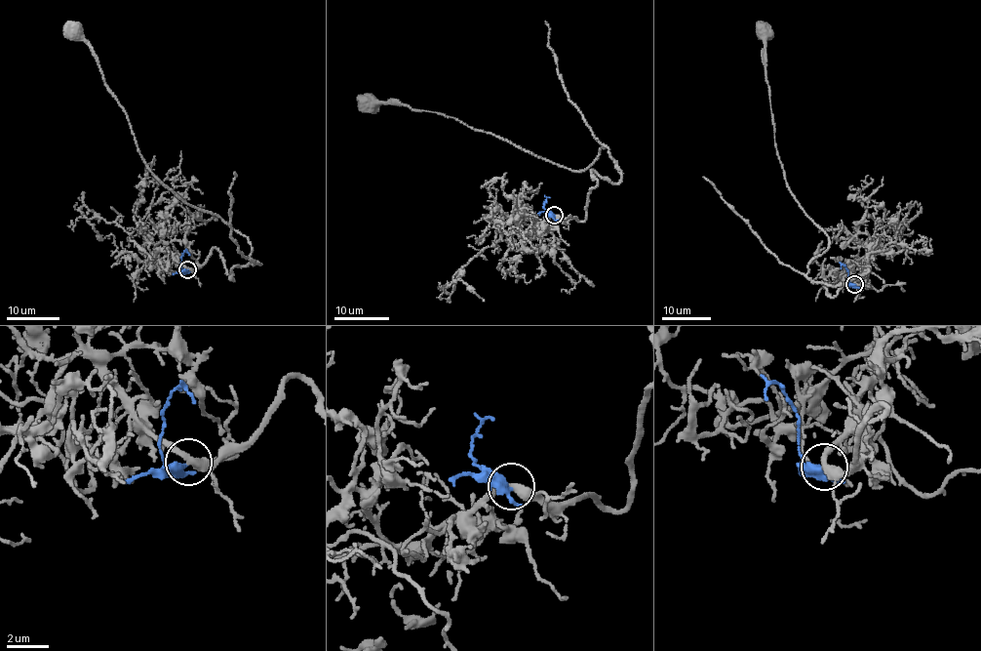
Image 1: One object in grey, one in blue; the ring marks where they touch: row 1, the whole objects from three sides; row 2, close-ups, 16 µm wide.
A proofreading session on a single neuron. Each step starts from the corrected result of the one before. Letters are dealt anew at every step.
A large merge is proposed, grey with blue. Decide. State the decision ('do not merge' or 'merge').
merge

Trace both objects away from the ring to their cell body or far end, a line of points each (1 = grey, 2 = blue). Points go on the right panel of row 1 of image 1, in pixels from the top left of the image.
1: (854, 284), (868, 270), (831, 297), (824, 284), (840, 283), (806, 274), (828, 236), (778, 157), (761, 30)
2: (854, 284), (847, 279), (848, 270), (842, 264), (841, 268)

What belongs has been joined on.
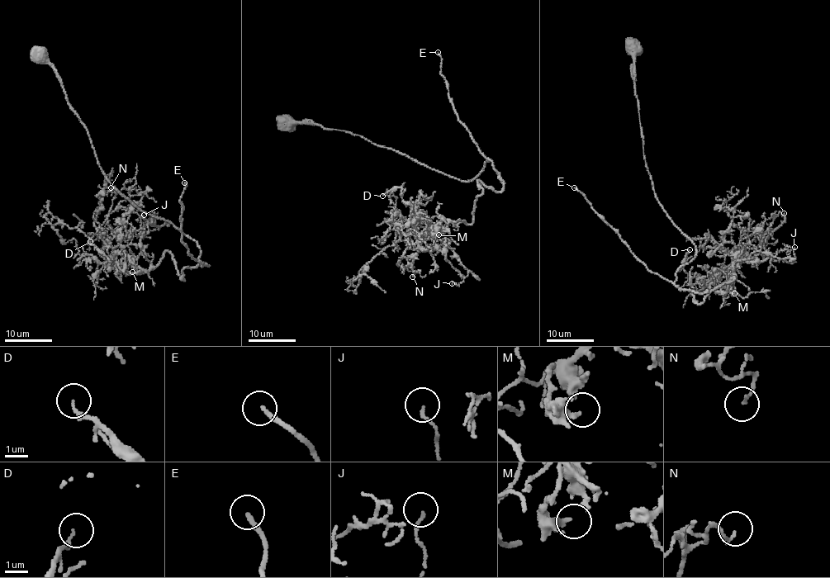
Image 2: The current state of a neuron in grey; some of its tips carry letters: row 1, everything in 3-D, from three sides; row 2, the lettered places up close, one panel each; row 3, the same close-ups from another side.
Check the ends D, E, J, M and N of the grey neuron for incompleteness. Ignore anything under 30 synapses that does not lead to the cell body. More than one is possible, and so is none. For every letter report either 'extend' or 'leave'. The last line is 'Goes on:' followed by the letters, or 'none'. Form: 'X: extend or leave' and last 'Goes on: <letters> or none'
D: leave
E: extend
J: leave
M: leave
N: leave
Goes on: E

